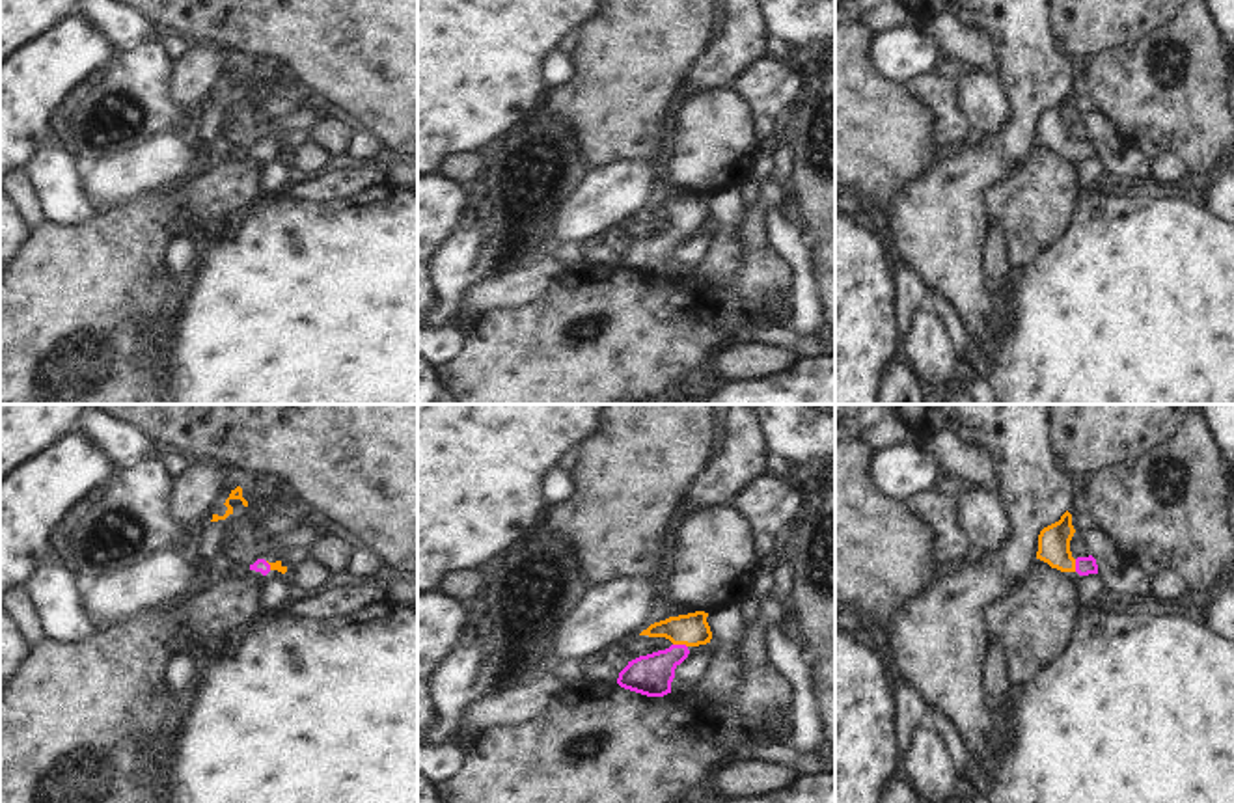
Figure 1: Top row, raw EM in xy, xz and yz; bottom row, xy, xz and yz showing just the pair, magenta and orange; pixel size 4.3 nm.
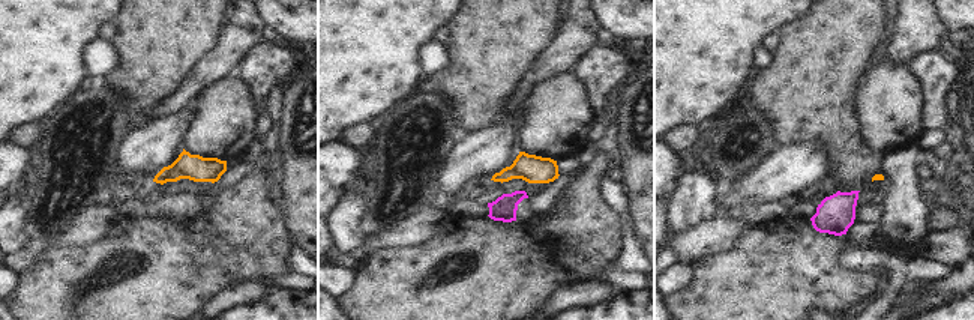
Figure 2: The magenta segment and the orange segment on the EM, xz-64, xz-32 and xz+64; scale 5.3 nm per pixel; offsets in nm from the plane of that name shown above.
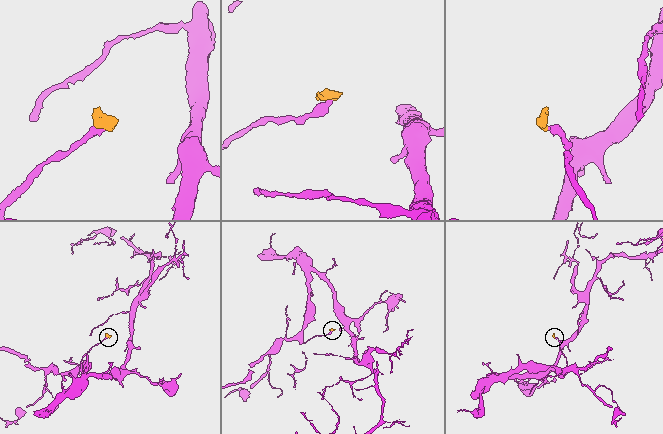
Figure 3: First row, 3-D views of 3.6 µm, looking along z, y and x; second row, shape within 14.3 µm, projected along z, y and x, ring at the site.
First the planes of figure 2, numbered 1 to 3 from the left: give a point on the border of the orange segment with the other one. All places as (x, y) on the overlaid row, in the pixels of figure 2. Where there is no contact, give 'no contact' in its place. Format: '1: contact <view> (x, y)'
1: no contact
2: no contact
3: no contact

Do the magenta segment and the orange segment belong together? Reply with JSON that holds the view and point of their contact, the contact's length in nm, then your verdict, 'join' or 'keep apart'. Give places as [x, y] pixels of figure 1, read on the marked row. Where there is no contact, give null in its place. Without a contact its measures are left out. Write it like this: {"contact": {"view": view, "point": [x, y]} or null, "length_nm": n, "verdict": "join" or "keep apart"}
{"contact": {"view": "xz", "point": [681, 645]}, "length_nm": 70, "verdict": "join"}

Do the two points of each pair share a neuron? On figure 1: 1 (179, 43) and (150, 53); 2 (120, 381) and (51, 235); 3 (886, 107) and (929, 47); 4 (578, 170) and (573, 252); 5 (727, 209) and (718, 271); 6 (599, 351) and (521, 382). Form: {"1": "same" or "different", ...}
{"1": "different", "2": "same", "3": "different", "4": "same", "5": "same", "6": "same"}

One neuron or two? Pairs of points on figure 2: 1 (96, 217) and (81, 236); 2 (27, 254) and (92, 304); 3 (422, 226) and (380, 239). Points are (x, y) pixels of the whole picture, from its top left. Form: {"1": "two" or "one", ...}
{"1": "one", "2": "two", "3": "one"}

